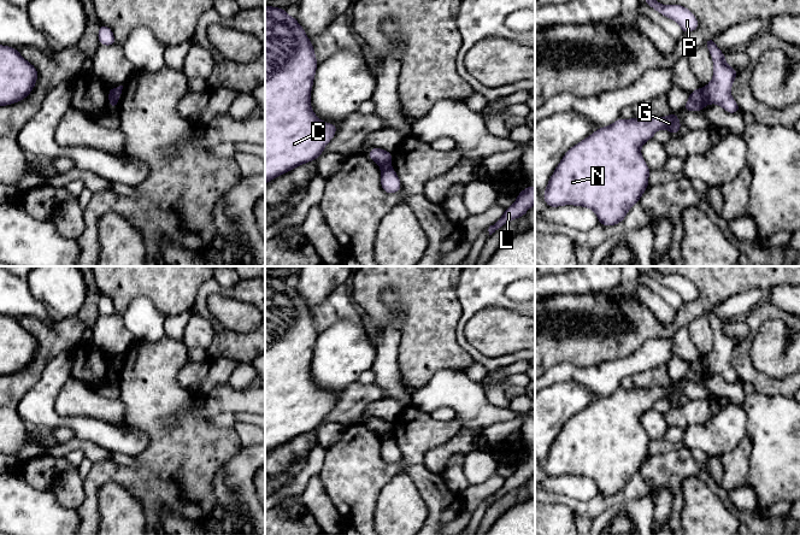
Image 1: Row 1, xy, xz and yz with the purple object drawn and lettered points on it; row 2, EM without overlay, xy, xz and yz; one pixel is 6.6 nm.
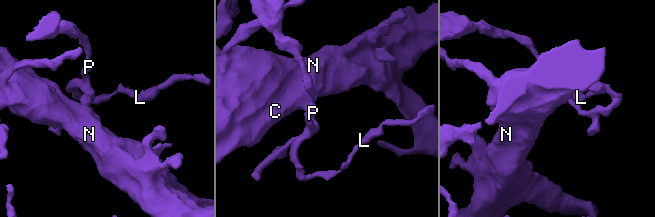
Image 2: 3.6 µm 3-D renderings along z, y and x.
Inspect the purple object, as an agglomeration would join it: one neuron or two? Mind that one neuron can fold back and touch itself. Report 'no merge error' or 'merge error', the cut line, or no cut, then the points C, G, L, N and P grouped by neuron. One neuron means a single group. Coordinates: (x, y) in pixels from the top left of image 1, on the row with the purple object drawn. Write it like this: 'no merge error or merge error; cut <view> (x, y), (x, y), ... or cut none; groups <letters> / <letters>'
merge error; cut yz (703, 88), (706, 103); groups C G N / L P

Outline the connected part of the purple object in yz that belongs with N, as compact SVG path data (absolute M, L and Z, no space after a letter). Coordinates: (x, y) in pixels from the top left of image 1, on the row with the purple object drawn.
M671 112L667 117L618 118L611 125L599 128L564 154L543 192L545 202L548 207L589 207L601 225L612 227L620 223L649 186L651 170L641 155L641 147L653 139L659 129L666 129L671 134L680 133L681 122L677 114Z

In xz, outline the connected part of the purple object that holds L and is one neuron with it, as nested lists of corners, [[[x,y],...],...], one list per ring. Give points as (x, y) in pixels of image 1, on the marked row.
[[[528,186],[524,190],[518,193],[517,200],[513,205],[505,208],[502,217],[489,227],[489,235],[499,230],[502,225],[516,218],[525,216],[527,211],[535,205],[535,187]]]

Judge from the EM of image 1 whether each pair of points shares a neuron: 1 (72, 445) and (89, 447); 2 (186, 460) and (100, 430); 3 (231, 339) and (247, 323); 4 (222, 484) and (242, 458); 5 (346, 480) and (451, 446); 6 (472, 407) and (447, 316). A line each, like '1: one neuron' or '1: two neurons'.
1: one neuron
2: two neurons
3: two neurons
4: one neuron
5: two neurons
6: two neurons

